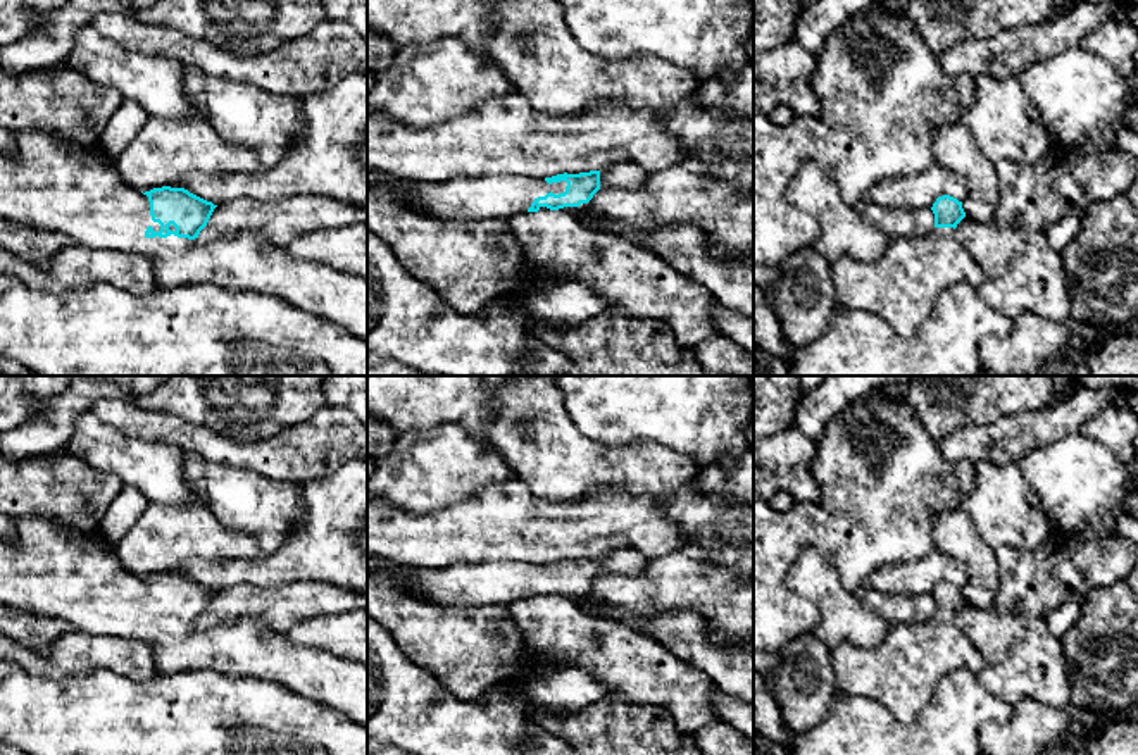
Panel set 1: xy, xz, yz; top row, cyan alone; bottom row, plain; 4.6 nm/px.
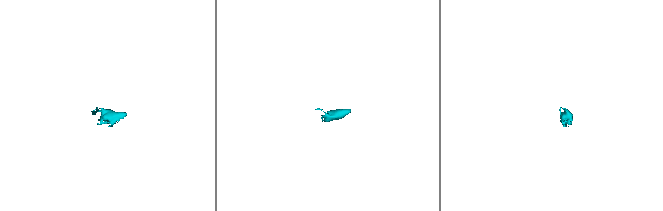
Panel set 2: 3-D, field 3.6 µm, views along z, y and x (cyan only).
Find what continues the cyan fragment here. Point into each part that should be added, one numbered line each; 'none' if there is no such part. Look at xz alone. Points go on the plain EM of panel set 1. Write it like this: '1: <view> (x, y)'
1: xz (628, 562)
2: xz (485, 585)

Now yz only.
1: yz (900, 673)

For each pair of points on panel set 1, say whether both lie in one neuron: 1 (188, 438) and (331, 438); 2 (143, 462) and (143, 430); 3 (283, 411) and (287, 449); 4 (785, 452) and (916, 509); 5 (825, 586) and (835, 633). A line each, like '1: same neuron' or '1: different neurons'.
1: same neuron
2: different neurons
3: different neurons
4: different neurons
5: same neuron

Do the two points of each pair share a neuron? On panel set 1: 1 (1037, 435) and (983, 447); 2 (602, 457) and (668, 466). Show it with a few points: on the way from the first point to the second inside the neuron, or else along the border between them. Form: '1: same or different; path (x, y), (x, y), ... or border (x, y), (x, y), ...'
1: same; path (1023, 435), (997, 442)
2: same; path (618, 466), (652, 466)

